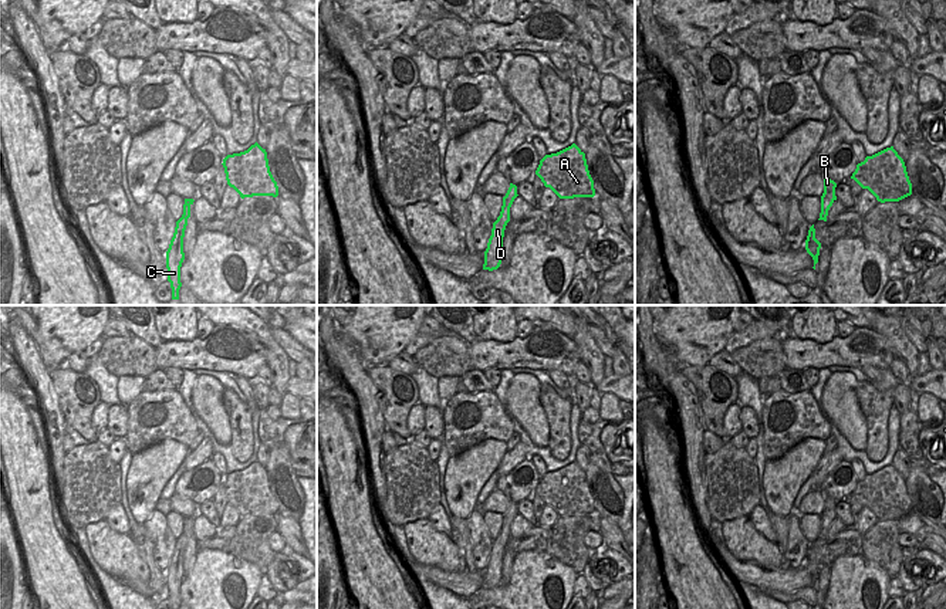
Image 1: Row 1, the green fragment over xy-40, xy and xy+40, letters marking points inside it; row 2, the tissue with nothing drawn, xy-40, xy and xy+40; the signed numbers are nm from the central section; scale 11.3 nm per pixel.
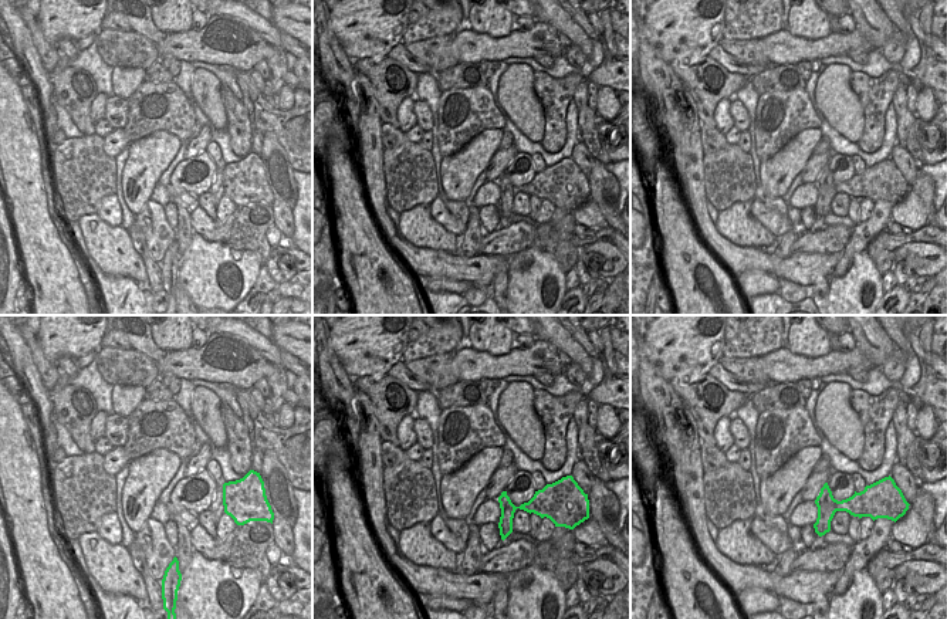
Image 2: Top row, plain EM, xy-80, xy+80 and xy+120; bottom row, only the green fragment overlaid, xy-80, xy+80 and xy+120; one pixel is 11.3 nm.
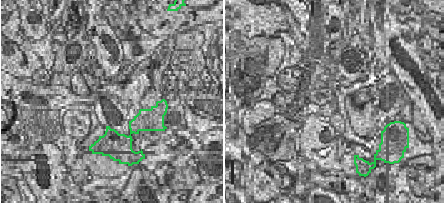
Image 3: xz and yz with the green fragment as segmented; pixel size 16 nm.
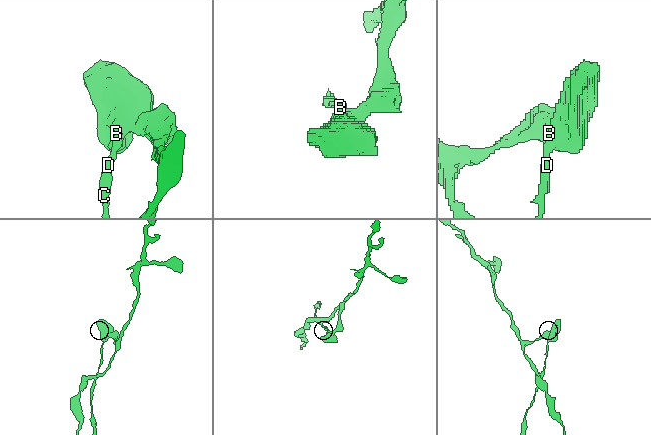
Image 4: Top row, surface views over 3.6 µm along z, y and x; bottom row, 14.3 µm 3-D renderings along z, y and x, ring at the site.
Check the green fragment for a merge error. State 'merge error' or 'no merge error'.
merge error

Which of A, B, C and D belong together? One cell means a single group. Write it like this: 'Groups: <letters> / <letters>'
Groups: A / B C D

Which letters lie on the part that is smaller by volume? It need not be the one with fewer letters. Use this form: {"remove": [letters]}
{"remove": ["B", "C", "D"]}

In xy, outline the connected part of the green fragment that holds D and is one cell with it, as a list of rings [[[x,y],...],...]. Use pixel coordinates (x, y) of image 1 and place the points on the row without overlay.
[[[510,501],[510,505],[503,515],[503,524],[500,534],[493,541],[491,554],[487,561],[487,566],[484,569],[484,582],[483,588],[497,588],[501,582],[501,566],[503,566],[503,555],[507,541],[510,539],[510,525],[517,515],[517,504]]]

